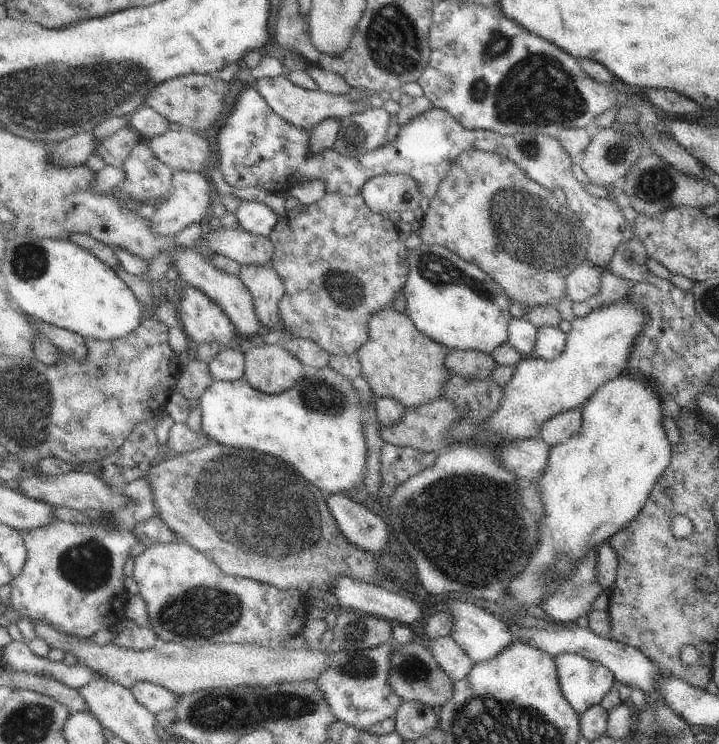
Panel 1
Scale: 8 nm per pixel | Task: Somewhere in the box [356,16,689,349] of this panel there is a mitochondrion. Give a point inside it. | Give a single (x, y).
(521, 90)

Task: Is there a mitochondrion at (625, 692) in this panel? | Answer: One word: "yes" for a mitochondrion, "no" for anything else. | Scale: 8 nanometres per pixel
no

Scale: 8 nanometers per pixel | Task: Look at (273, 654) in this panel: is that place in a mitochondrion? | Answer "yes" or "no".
no

